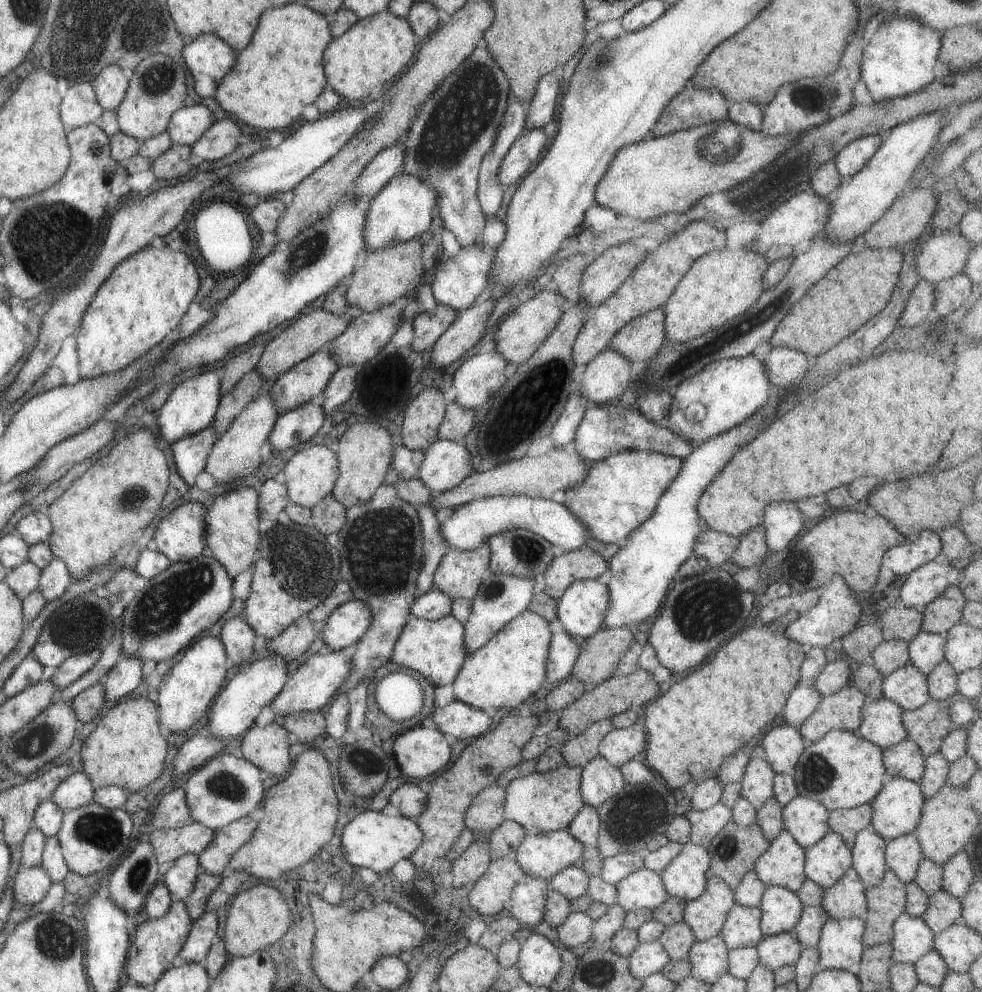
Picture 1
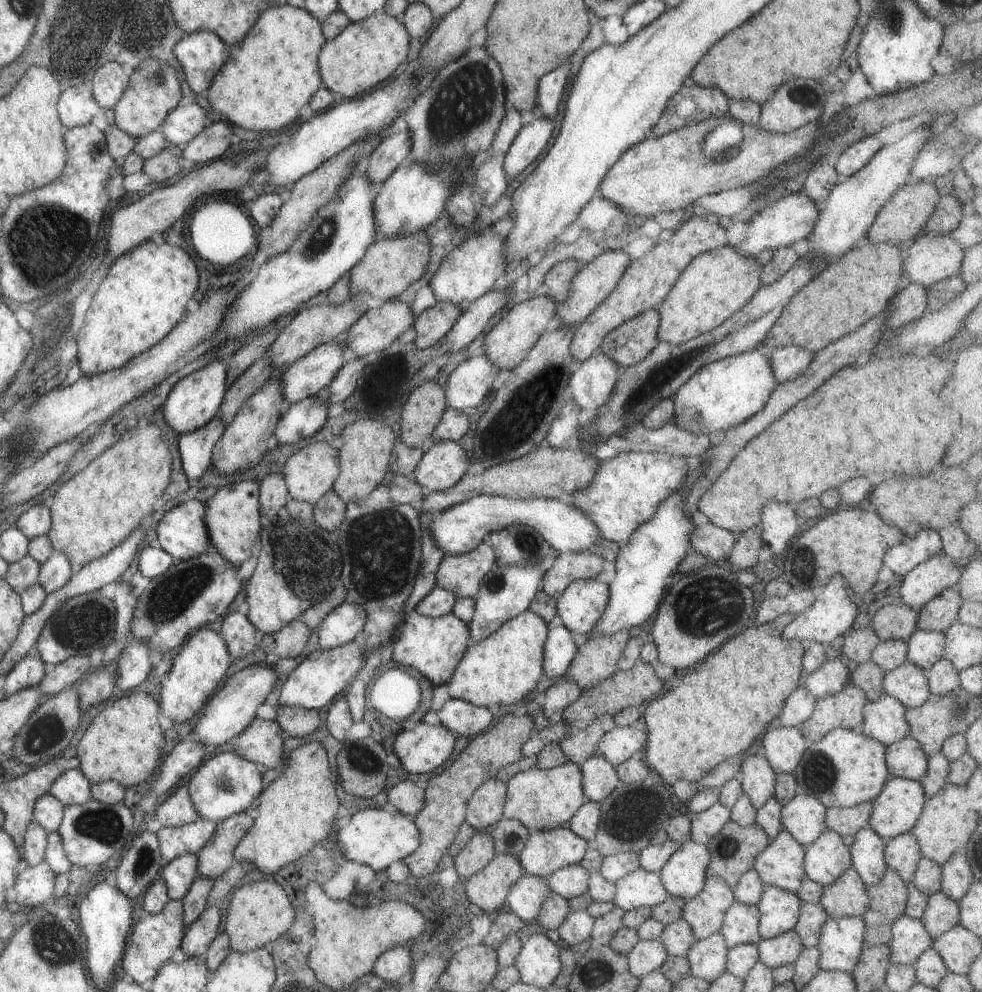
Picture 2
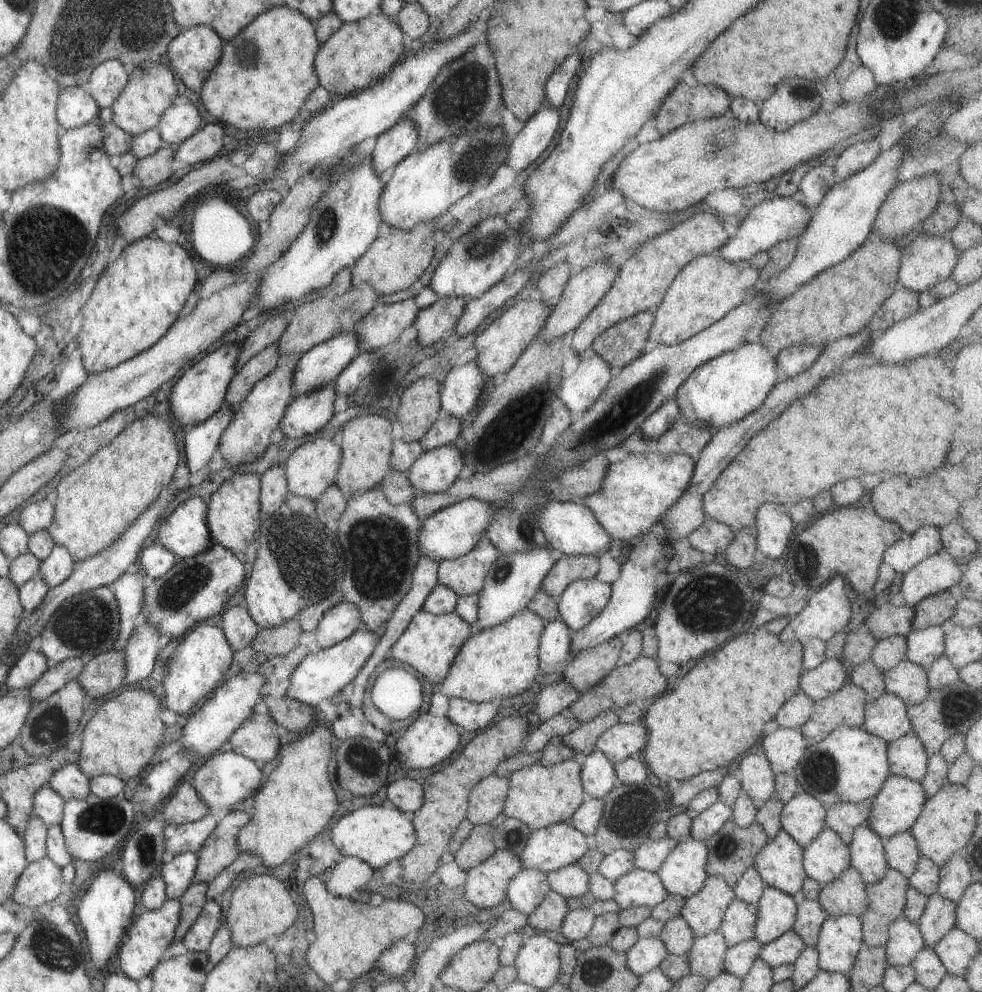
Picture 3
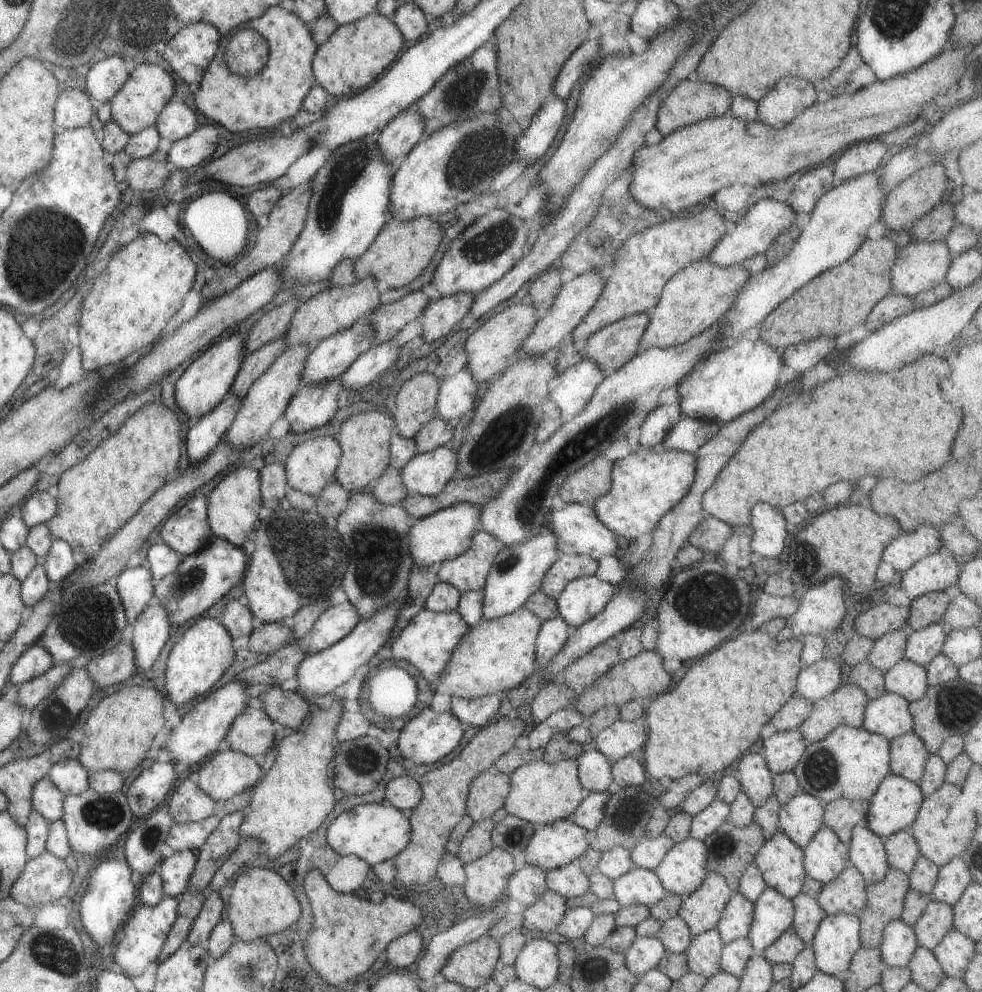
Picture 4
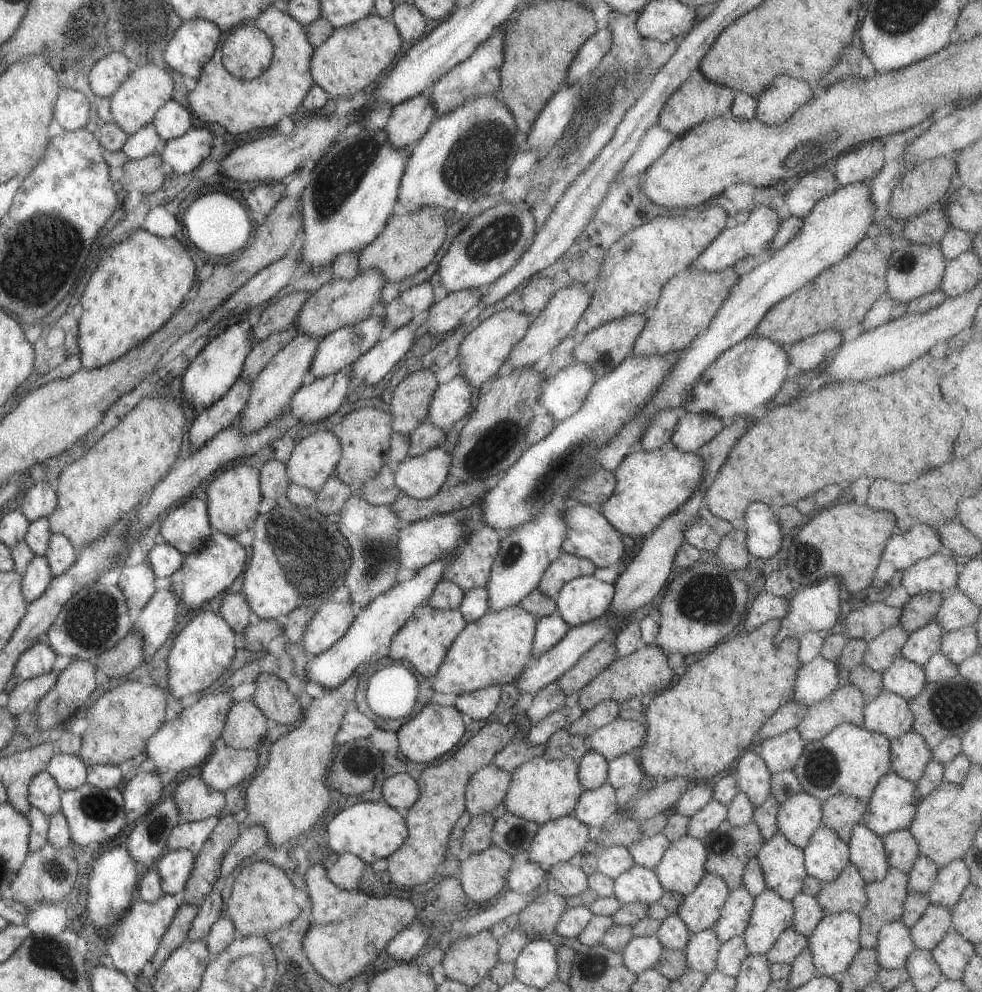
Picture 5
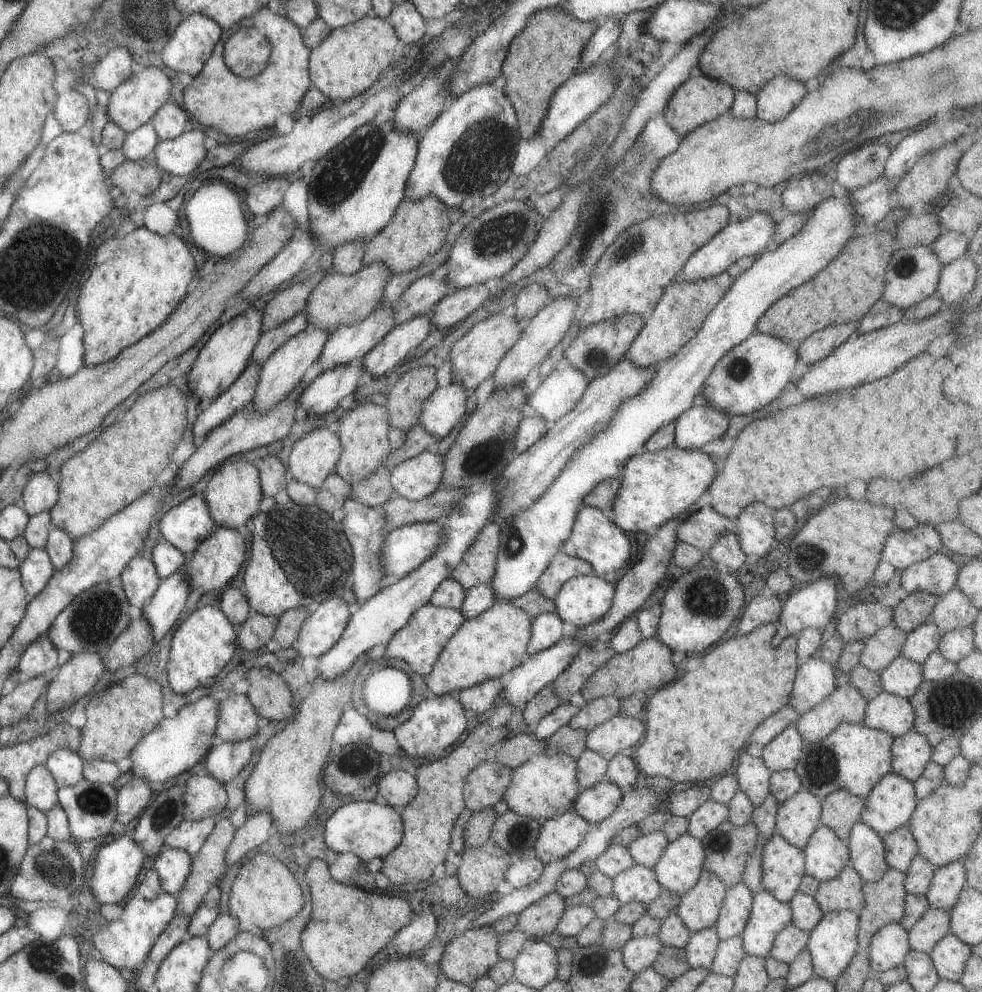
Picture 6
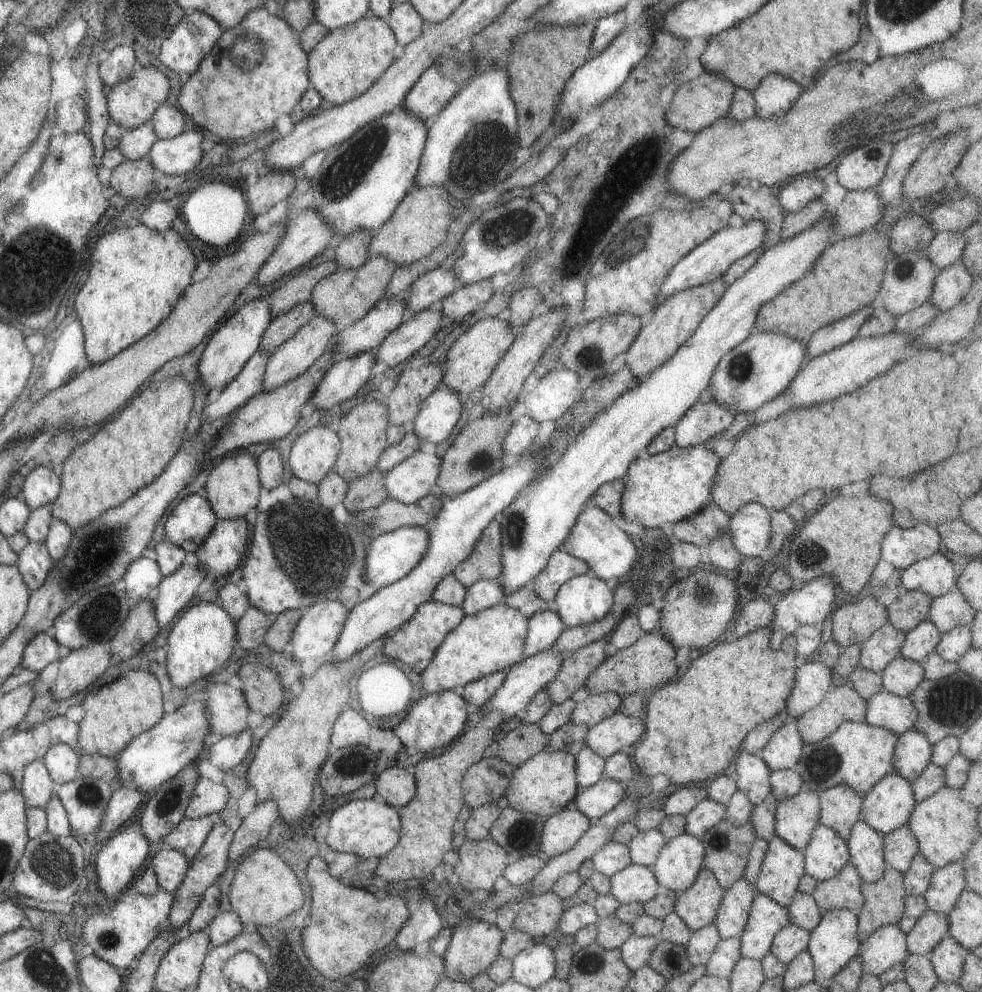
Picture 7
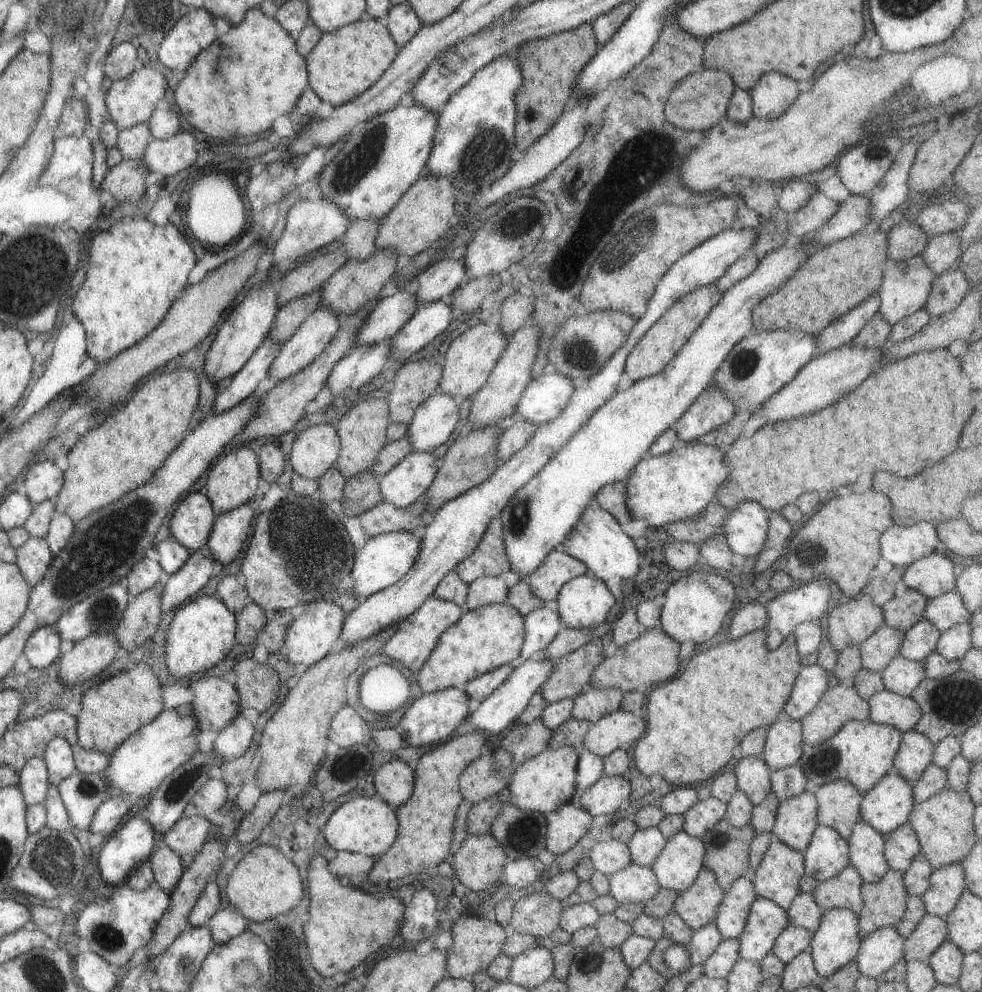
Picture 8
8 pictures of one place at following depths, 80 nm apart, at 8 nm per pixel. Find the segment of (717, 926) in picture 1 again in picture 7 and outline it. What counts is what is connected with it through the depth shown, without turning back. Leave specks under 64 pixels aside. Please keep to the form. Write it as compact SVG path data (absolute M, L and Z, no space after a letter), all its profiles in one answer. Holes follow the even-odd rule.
M699 870L695 881L676 896L672 912L690 932L713 923L724 890L709 870Z

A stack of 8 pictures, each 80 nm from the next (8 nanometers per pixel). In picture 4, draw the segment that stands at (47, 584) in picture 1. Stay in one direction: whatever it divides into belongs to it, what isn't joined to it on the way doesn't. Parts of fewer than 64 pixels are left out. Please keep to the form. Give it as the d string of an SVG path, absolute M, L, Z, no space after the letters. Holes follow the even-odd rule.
M52 539L42 565L51 586L57 585L76 567L79 559L72 548L61 539Z

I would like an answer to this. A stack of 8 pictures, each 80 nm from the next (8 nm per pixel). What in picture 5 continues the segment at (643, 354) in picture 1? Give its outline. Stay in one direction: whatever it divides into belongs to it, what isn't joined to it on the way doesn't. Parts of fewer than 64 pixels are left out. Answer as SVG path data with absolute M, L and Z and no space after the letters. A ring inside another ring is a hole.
M628 314L590 330L572 350L573 360L590 366L596 379L609 374L625 357L630 356L646 317L647 314Z

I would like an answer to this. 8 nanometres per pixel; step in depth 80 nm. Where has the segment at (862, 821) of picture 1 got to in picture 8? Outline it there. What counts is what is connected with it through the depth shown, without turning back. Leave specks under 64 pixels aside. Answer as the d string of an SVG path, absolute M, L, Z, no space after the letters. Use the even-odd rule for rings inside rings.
M831 780L813 792L816 801L816 822L835 830L846 840L853 826L860 820L858 805L862 800L859 793L847 780Z

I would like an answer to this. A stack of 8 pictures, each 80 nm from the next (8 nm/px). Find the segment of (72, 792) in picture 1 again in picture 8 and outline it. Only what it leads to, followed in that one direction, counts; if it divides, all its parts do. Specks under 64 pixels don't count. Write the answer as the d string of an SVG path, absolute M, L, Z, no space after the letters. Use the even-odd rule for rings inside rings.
M55 736L47 742L42 753L43 762L48 776L48 783L57 786L63 778L67 778L73 773L74 768L72 760L72 751L70 745L60 738Z

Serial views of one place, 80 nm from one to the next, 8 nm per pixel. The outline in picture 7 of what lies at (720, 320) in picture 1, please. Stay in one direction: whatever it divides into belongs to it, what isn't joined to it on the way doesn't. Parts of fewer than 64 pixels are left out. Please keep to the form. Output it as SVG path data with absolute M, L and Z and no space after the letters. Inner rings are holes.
M719 277L705 285L695 285L693 288L687 288L687 290L681 290L681 292L667 296L657 306L651 320L637 332L633 342L624 353L624 366L629 370L629 374L639 381L653 372L655 368L659 368L667 362L679 349L679 346L682 346L687 338L691 337L699 322L719 301L723 292L725 292L725 284L721 282Z

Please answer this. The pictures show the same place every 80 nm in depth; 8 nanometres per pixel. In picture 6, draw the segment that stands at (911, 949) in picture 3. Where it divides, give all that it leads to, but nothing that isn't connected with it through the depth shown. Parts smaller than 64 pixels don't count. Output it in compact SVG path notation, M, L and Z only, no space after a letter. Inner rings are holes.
M899 923L884 924L870 938L866 951L873 975L879 971L893 969L902 964L910 951L908 931Z

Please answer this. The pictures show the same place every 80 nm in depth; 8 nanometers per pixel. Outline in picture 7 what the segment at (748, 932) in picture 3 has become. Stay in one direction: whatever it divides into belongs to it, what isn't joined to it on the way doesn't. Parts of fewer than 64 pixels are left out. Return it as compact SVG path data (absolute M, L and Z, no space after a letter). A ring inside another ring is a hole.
M739 878L724 890L713 924L719 939L739 937L747 923L751 902L755 897L751 881Z

